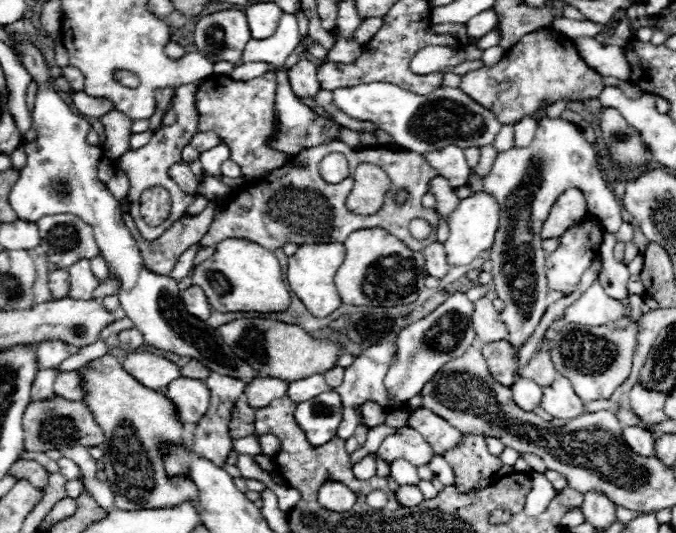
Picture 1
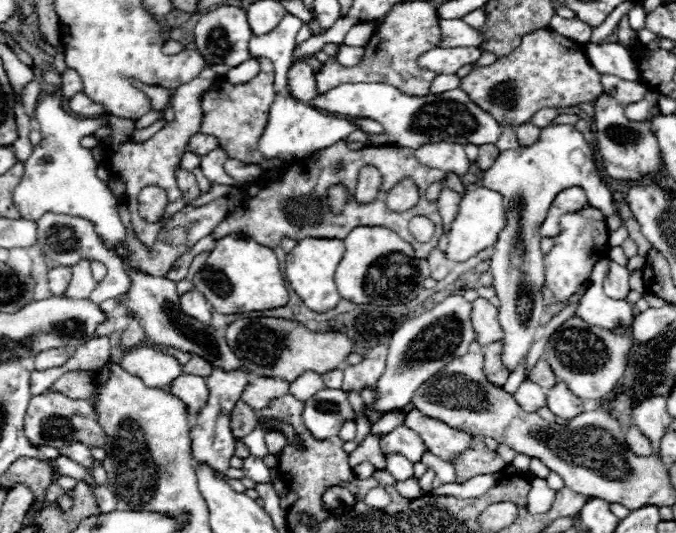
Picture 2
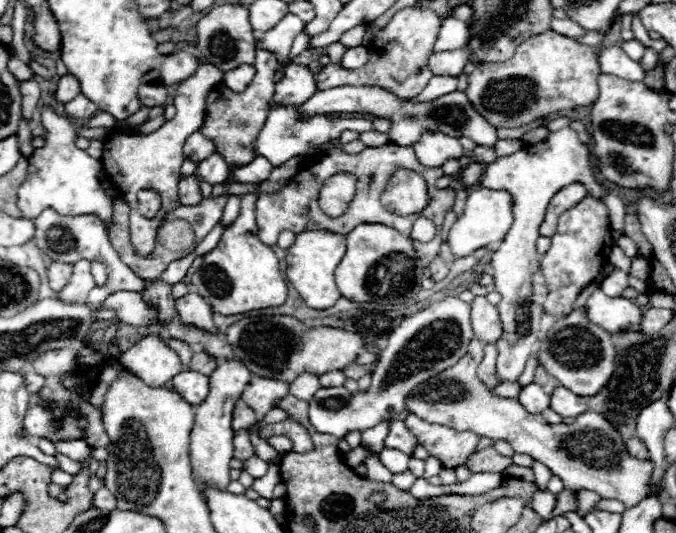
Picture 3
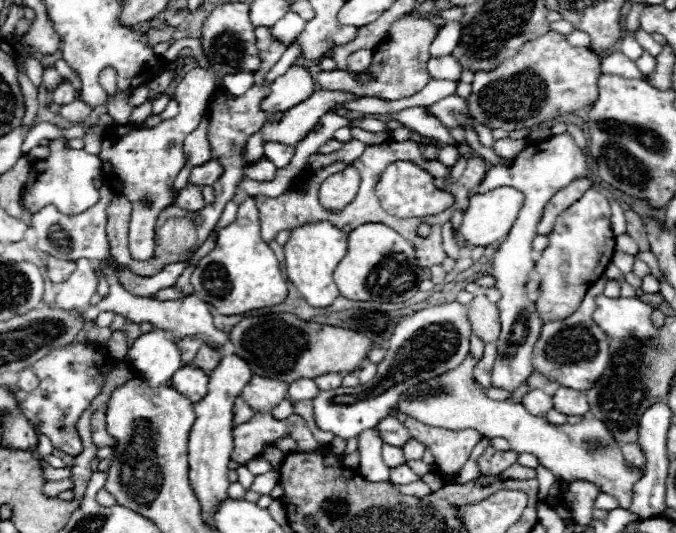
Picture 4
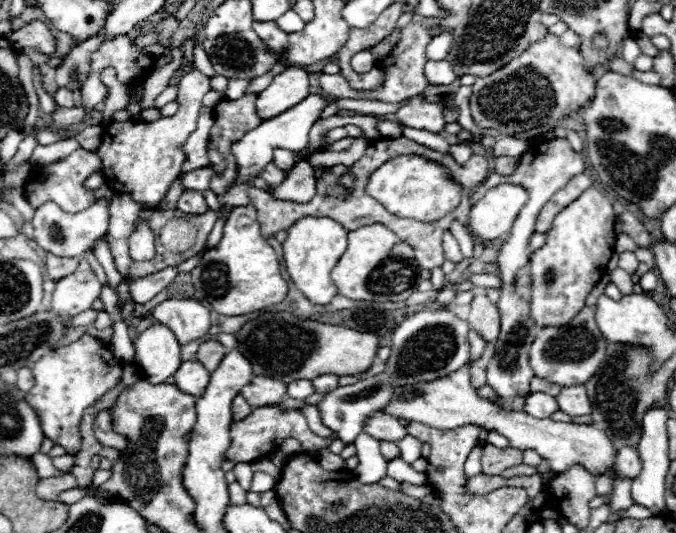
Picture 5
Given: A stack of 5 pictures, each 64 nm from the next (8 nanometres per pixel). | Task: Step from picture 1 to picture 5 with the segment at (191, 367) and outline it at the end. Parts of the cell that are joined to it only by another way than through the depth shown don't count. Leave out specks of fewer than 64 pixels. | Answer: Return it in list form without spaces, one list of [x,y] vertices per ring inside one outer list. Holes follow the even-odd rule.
[[[208,340],[208,342],[200,344],[196,360],[200,360],[204,364],[204,368],[208,368],[208,372],[212,372],[212,368],[216,368],[224,356],[226,356],[226,348],[222,344],[218,344],[216,340]]]

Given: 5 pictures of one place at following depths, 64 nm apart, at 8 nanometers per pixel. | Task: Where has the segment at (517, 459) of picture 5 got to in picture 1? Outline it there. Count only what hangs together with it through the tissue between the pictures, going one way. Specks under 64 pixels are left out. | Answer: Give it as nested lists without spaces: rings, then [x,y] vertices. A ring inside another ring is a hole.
[[[466,434],[456,448],[444,452],[444,460],[454,468],[456,488],[460,492],[470,492],[480,480],[490,478],[502,468],[500,458],[494,458],[486,448],[484,436]]]

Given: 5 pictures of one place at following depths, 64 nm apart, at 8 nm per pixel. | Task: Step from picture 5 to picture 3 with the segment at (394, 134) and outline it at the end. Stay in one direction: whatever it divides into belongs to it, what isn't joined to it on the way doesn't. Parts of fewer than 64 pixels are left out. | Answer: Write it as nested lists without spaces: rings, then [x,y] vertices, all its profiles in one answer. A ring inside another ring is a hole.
[[[274,106],[268,112],[268,120],[256,140],[256,150],[260,156],[264,156],[270,164],[280,166],[288,162],[294,156],[312,156],[318,146],[324,142],[338,142],[340,134],[344,130],[356,130],[356,132],[370,132],[372,122],[364,118],[328,118],[328,116],[310,116],[300,118],[298,106]]]

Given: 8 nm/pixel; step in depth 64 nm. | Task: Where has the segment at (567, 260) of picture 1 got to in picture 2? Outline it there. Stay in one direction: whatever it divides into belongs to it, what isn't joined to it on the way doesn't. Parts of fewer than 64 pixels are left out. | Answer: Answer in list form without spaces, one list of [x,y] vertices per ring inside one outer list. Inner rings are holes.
[[[586,206],[580,214],[570,214],[562,218],[562,232],[554,238],[554,248],[550,254],[544,256],[544,270],[546,270],[546,286],[554,292],[556,300],[568,300],[574,290],[590,276],[594,264],[606,256],[608,244],[608,228],[604,224],[604,216],[600,210]]]

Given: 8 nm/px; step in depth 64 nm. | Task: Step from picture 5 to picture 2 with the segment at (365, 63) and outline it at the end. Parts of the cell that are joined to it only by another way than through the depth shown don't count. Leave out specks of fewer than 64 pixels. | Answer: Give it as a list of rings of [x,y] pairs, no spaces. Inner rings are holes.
[[[340,44],[338,48],[338,54],[334,56],[334,60],[342,66],[354,66],[362,60],[364,56],[364,48],[356,48],[356,46],[346,46],[346,44]]]

